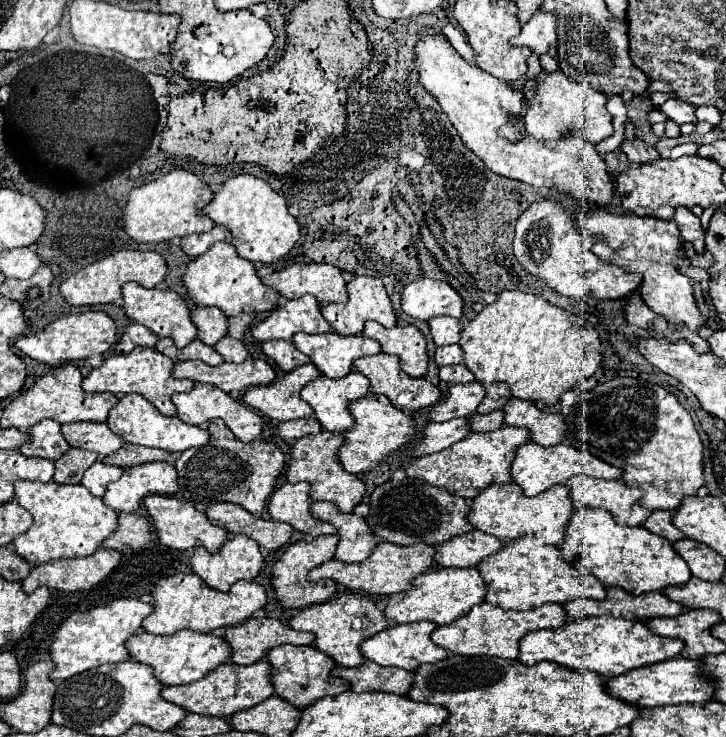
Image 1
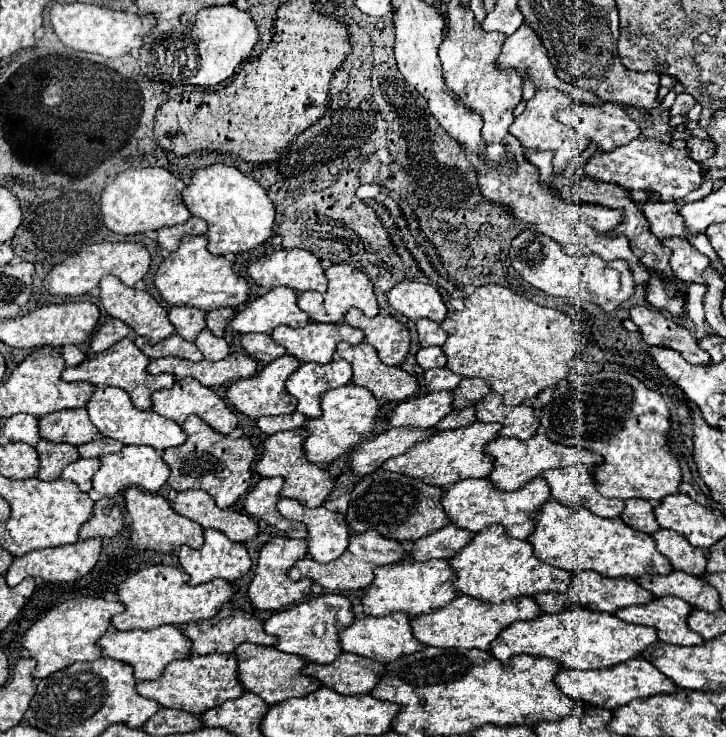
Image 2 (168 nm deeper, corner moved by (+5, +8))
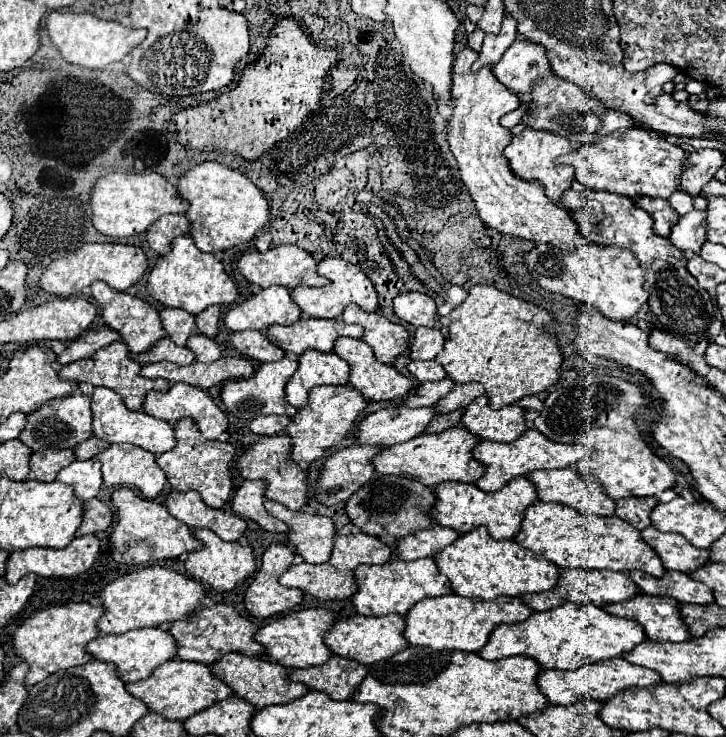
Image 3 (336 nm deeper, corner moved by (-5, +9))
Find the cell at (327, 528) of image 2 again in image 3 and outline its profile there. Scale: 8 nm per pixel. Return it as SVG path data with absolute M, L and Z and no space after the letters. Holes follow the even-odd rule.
M265 501L263 505L269 515L289 525L289 543L293 545L295 553L303 557L303 561L319 565L329 559L335 537L331 519L301 511L287 511L287 507L275 501Z

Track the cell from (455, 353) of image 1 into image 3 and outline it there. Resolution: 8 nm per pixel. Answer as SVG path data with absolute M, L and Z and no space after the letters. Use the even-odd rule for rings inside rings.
M411 361L411 363L407 365L407 369L409 369L409 373L411 373L419 383L445 379L445 375L443 375L439 363L435 363L435 361L419 361L419 363Z

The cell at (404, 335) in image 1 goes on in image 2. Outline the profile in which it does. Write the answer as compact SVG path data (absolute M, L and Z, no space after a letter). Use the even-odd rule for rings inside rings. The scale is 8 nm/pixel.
M351 308L345 316L345 322L349 326L357 326L365 332L365 342L369 342L377 352L379 352L379 358L389 364L389 366L401 366L409 354L409 348L411 348L411 334L407 330L405 324L401 324L399 320L395 320L393 316L375 316L375 318L367 318L361 310L355 310Z

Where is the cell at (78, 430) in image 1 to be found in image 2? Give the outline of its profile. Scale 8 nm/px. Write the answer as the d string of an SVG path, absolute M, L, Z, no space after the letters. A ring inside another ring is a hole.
M85 408L77 410L59 410L39 418L39 432L45 440L51 442L69 442L73 446L87 444L93 440L99 430L89 420Z

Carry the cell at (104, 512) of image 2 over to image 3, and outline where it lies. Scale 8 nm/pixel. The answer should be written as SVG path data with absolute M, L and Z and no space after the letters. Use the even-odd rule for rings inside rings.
M89 499L83 503L83 521L75 535L89 535L89 533L99 533L105 531L111 525L111 509L101 503L99 499Z

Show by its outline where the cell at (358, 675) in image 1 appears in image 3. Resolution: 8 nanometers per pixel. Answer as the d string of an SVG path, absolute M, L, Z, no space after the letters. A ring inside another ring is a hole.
M333 655L323 665L293 669L287 679L307 685L309 689L317 689L327 693L335 701L345 701L353 695L361 679L367 675L367 665L343 659Z

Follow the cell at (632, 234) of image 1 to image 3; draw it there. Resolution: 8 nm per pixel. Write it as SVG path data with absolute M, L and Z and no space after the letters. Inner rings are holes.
M463 49L455 55L451 85L453 115L447 123L447 143L457 161L463 185L469 185L469 195L481 221L499 233L507 233L533 243L555 245L563 251L573 251L583 243L583 237L577 235L577 223L571 219L571 213L561 205L551 203L543 195L543 187L537 183L515 179L507 167L503 149L511 143L511 131L503 129L499 119L521 105L519 97L513 91L507 91L507 87L495 79L491 69L485 67L483 71L475 73L471 69L475 59L477 53L471 49Z

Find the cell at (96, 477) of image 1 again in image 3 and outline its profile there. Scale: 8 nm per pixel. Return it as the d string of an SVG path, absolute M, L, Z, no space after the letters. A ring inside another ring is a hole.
M73 461L71 465L63 467L63 471L59 471L57 481L73 485L73 491L81 501L93 499L103 483L99 461Z

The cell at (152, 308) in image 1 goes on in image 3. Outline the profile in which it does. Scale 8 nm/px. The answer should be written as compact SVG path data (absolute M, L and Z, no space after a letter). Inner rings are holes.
M103 281L91 283L91 297L99 305L103 323L109 329L113 329L113 331L117 331L121 335L121 341L127 343L129 353L147 351L151 345L155 345L159 339L165 337L163 335L163 325L159 323L159 311L155 307L151 307L147 301L141 301L139 297L129 295L129 293L111 291L111 287L107 287Z

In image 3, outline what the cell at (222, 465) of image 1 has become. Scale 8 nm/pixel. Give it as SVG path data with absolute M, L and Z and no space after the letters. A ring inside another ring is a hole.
M179 419L173 425L175 431L175 447L163 455L159 455L155 461L157 465L163 469L163 473L167 475L167 481L173 489L177 491L197 491L201 495L201 499L209 505L209 507L217 507L221 509L233 491L233 461L237 457L237 451L233 445L229 443L219 443L219 441L207 441L203 439L203 435L199 435L197 429L187 431L187 423L181 421L193 421L193 419Z

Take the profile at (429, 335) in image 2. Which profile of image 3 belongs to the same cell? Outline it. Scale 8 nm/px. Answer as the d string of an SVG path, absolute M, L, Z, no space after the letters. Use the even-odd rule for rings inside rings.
M419 327L415 329L415 337L409 347L409 357L413 361L435 359L435 355L443 349L443 343L445 343L445 337L441 335L441 331Z

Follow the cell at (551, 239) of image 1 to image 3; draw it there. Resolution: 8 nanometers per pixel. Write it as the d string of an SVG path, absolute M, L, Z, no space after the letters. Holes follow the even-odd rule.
M541 243L525 255L525 263L539 287L563 297L577 299L611 321L631 319L647 301L647 291L643 289L645 273L637 257L623 247L601 247L597 243L589 243L575 249L573 253L565 253L557 247L547 247Z

